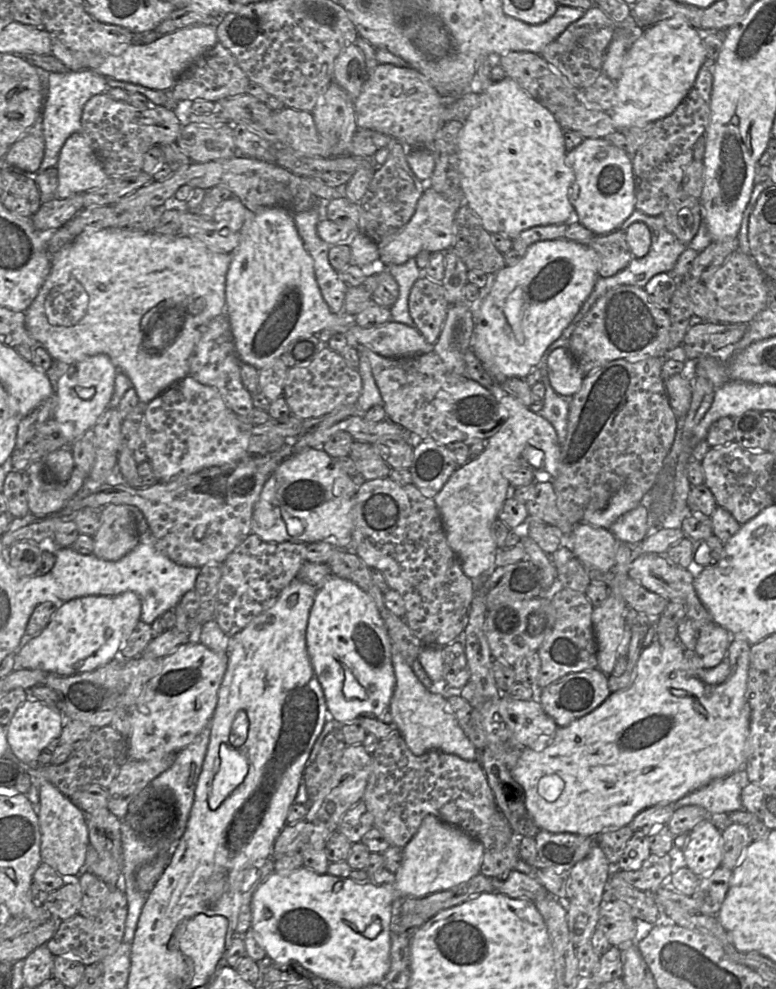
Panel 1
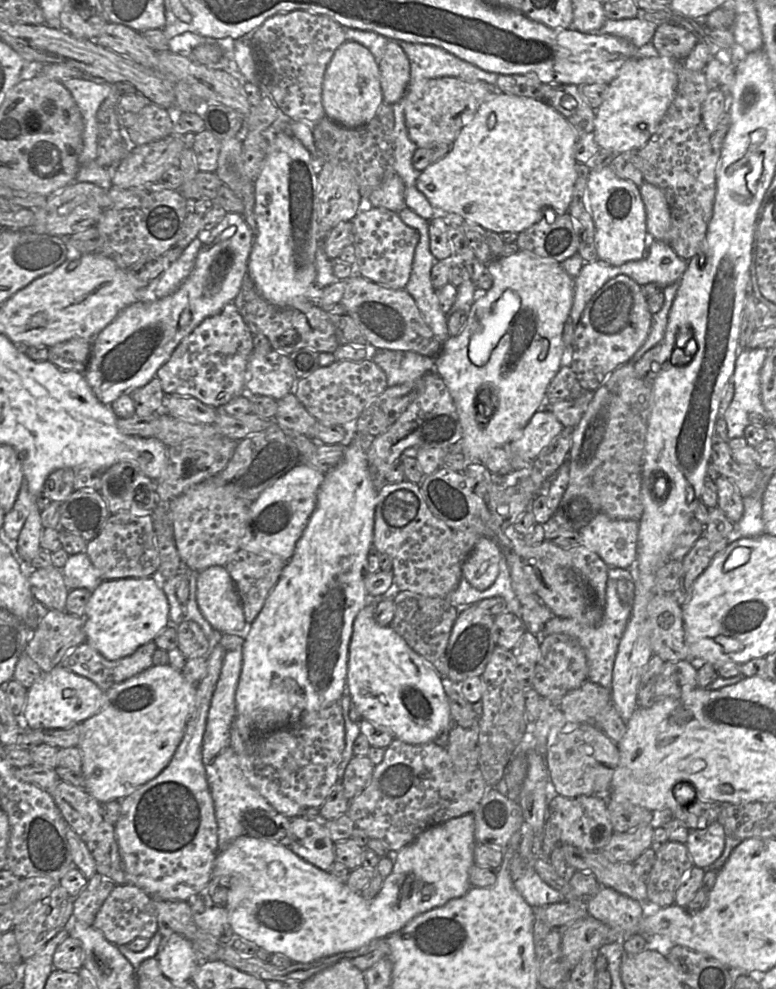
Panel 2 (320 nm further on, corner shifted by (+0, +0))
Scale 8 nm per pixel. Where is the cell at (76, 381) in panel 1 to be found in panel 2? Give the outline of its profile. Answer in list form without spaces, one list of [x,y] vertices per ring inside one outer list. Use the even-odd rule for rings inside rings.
[[[227,212],[209,232],[198,234],[203,242],[191,274],[172,294],[155,299],[143,299],[122,310],[95,338],[91,356],[83,375],[99,401],[110,406],[122,395],[130,395],[153,379],[159,368],[171,357],[181,341],[206,318],[218,314],[227,304],[234,302],[247,275],[247,263],[254,236],[243,217]]]

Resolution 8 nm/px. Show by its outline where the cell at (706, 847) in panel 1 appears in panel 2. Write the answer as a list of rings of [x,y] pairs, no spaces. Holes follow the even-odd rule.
[[[715,821],[702,829],[692,829],[685,843],[693,865],[709,869],[721,856],[725,847],[724,827]]]

